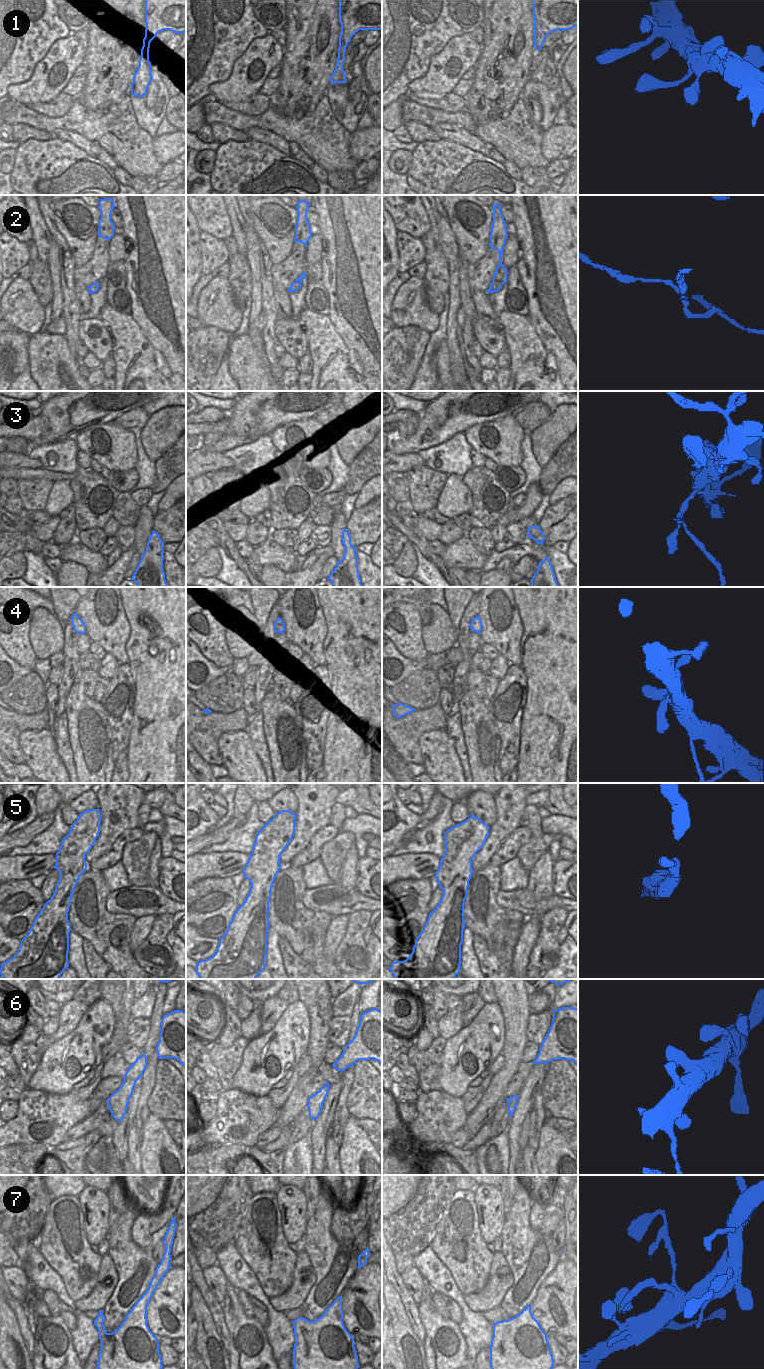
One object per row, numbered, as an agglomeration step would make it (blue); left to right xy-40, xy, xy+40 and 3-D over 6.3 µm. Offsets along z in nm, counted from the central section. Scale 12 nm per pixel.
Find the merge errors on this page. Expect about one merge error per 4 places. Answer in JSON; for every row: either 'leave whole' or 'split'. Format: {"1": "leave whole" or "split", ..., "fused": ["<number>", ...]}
{"1": "leave whole", "2": "split", "3": "split", "4": "leave whole", "5": "leave whole", "6": "leave whole", "7": "leave whole", "fused": ["2", "3"]}

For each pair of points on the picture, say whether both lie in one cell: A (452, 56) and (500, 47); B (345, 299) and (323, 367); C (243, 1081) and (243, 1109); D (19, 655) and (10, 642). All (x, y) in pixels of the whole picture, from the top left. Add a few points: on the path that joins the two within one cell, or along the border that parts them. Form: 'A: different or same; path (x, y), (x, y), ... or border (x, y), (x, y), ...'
A: different; border (481, 44), (481, 53), (473, 66)
B: different; border (327, 315), (334, 329), (349, 349)
C: different; border (234, 1087), (254, 1095), (266, 1095)
D: same; path (19, 652), (13, 645)

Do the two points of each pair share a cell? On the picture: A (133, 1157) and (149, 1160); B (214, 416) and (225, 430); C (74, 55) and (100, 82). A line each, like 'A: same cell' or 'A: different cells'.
A: different cells
B: different cells
C: different cells

